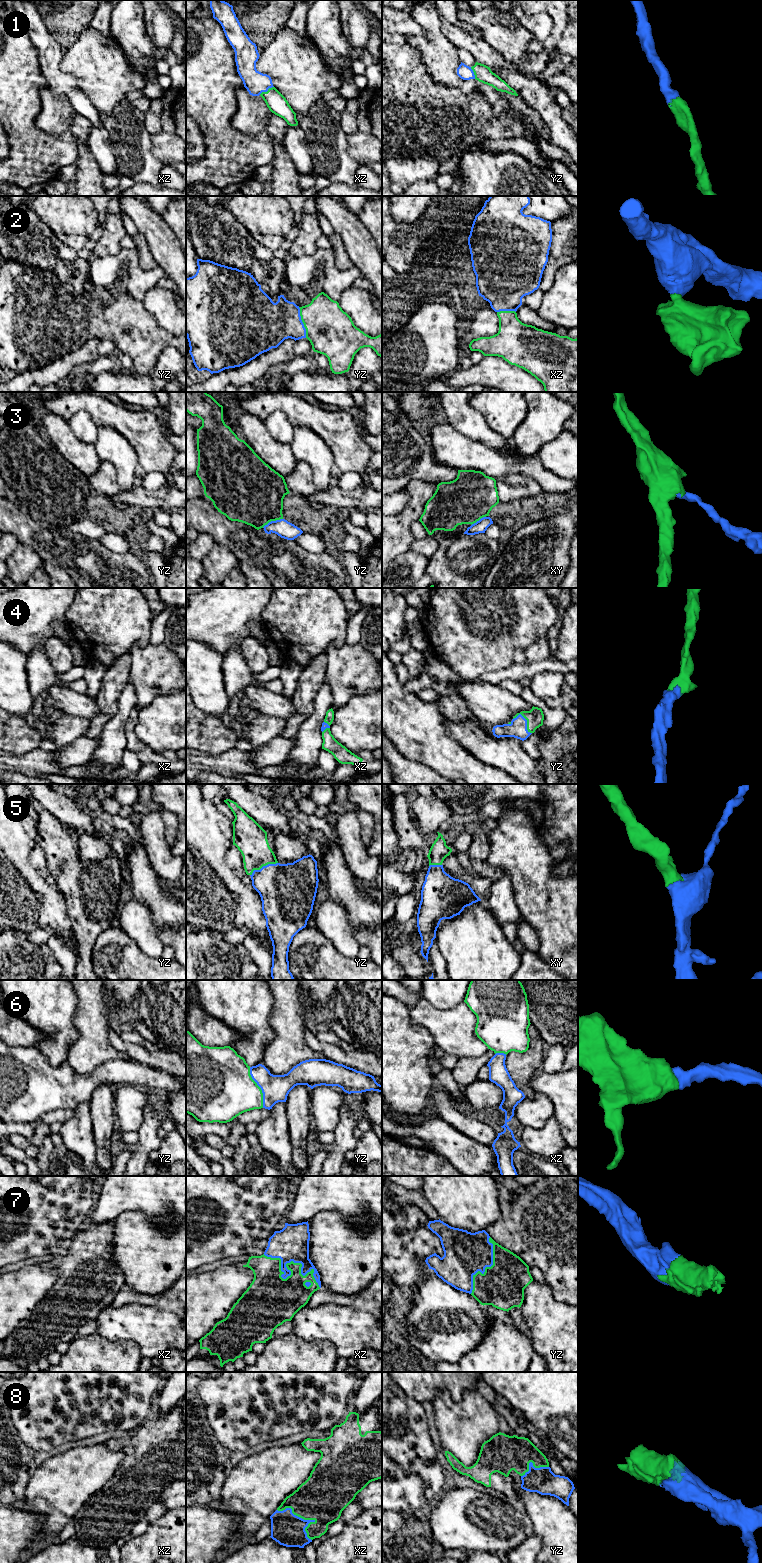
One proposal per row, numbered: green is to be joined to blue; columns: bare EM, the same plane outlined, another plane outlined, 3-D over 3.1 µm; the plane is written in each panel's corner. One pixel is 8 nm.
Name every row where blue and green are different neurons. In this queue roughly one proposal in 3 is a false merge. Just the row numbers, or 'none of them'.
3

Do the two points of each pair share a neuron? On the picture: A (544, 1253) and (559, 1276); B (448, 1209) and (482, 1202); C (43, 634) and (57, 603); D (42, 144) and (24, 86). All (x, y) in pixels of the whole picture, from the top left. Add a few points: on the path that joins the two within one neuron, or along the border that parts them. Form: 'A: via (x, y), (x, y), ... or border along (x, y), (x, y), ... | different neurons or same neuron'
A: via (550, 1259), (559, 1270) | same neuron
B: via (456, 1202), (474, 1202) | same neuron
C: via (43, 626), (43, 617), (49, 611) | same neuron
D: via (28, 130), (24, 126), (24, 100) | same neuron

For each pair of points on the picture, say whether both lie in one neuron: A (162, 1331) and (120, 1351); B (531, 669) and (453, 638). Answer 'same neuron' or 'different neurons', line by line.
A: different neurons
B: different neurons

